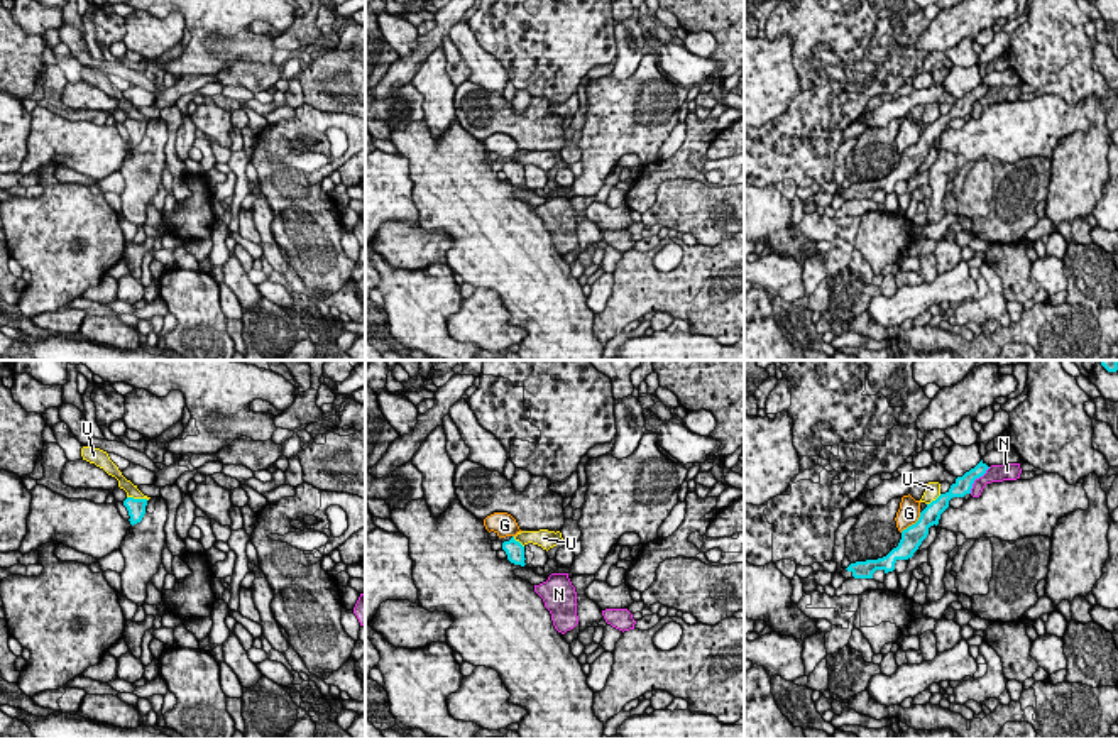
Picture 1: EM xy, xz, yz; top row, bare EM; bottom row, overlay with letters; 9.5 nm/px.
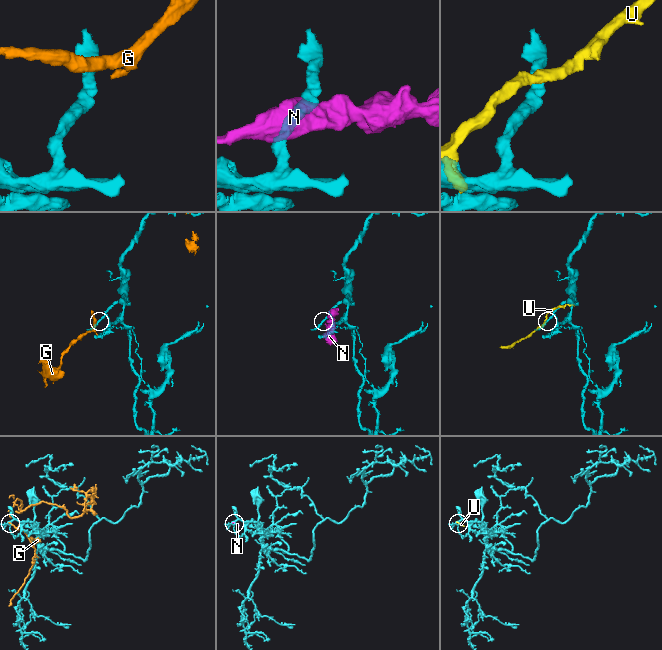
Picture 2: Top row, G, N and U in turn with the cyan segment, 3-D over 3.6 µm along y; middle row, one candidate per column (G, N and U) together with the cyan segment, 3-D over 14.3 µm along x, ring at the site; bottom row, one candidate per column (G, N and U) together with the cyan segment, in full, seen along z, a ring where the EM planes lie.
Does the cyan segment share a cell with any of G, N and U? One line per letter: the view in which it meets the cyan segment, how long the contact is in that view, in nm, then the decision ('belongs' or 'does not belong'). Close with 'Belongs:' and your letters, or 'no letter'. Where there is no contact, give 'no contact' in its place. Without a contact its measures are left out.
G: contact in yz; length 280 nm; does not belong
N: contact in yz; length 320 nm; does not belong
U: contact in xy; length 220 nm; does not belong
Belongs: no letter

